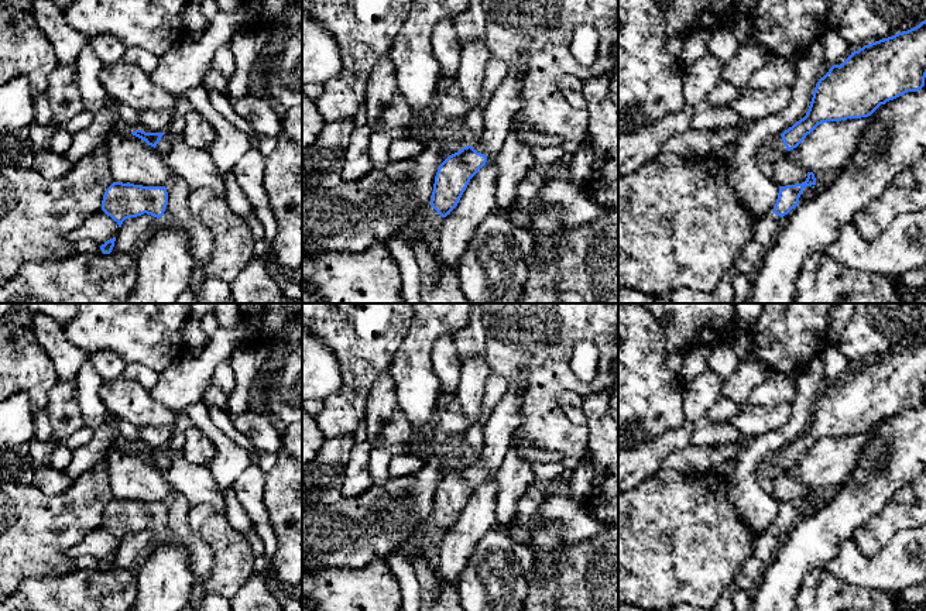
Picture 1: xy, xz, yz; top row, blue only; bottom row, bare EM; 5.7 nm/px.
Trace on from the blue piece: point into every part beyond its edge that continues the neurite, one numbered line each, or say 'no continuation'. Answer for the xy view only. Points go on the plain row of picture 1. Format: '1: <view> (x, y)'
1: xy (168, 456)

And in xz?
1: xz (504, 419)

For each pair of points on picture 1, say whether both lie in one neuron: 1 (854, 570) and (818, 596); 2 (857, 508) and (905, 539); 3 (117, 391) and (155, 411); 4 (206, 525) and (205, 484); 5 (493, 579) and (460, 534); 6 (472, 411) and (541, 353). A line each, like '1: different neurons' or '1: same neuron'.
1: different neurons
2: different neurons
3: same neuron
4: different neurons
5: different neurons
6: different neurons

